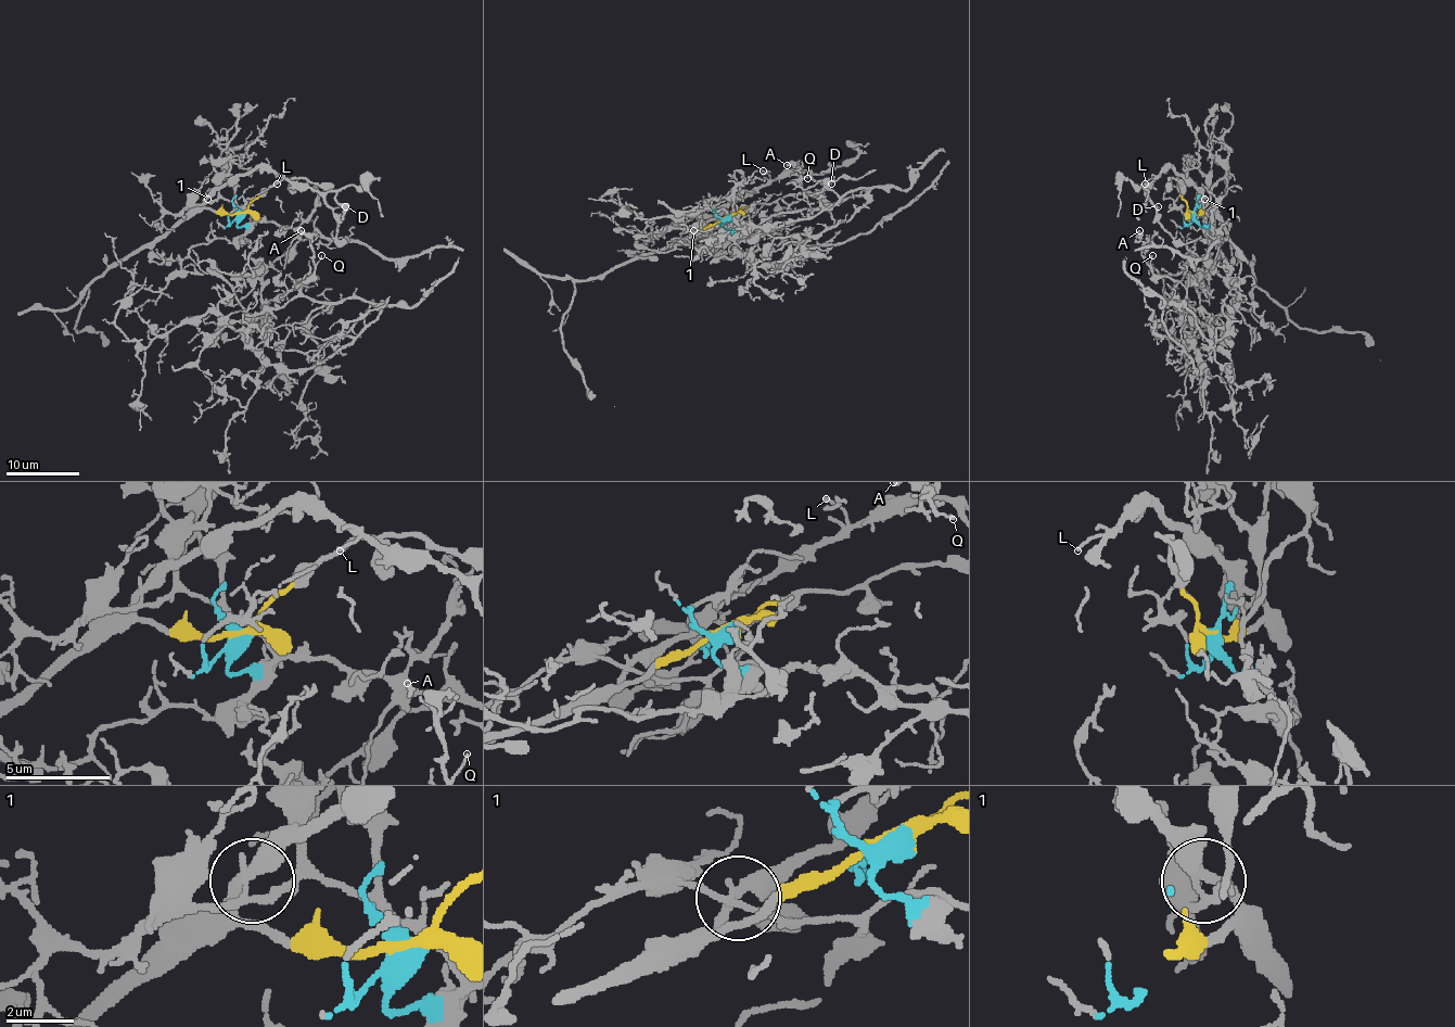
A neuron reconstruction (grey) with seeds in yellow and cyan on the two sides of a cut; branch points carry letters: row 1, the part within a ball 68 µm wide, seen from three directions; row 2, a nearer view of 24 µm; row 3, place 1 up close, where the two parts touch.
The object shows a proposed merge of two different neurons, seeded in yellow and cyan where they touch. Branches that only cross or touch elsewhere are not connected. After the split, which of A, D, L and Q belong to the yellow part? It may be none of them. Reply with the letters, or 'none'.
D, L

